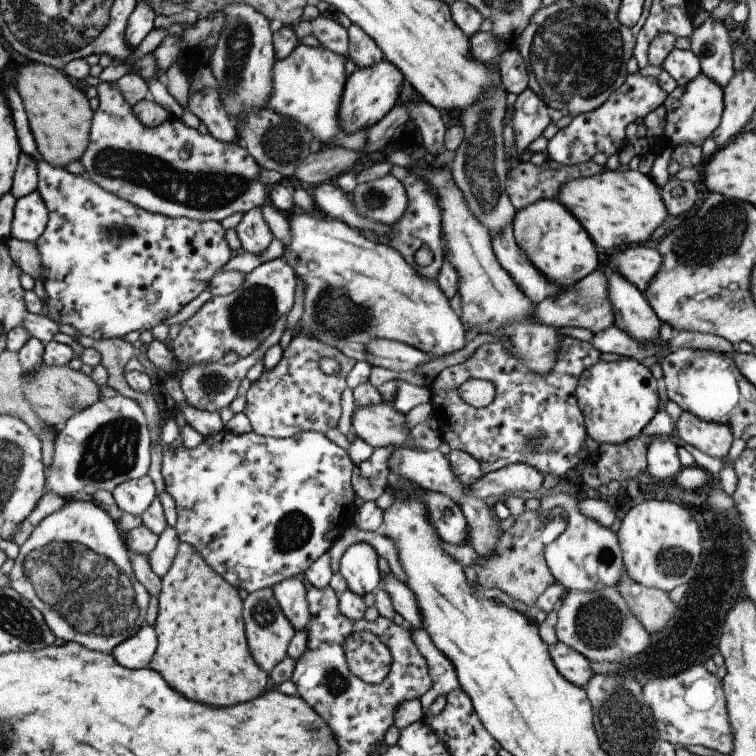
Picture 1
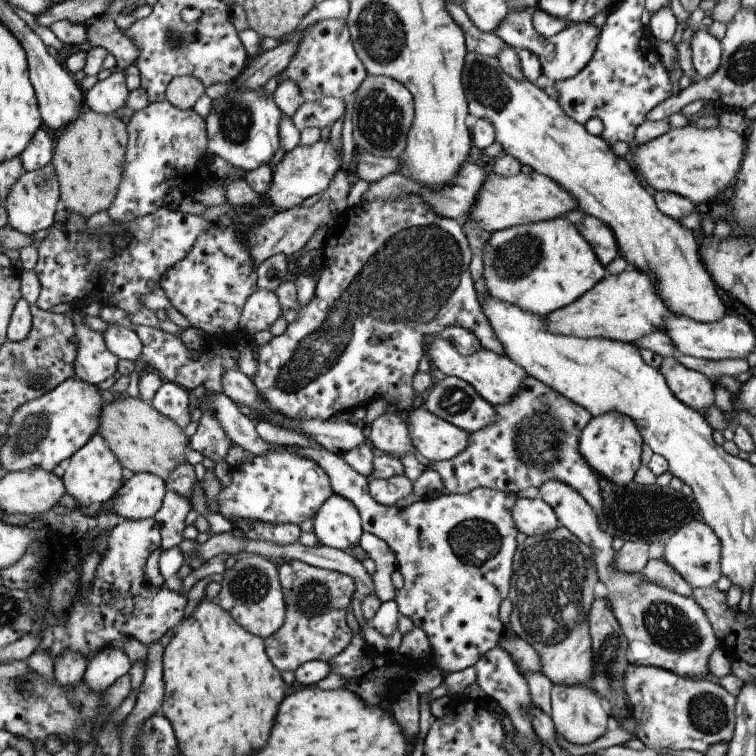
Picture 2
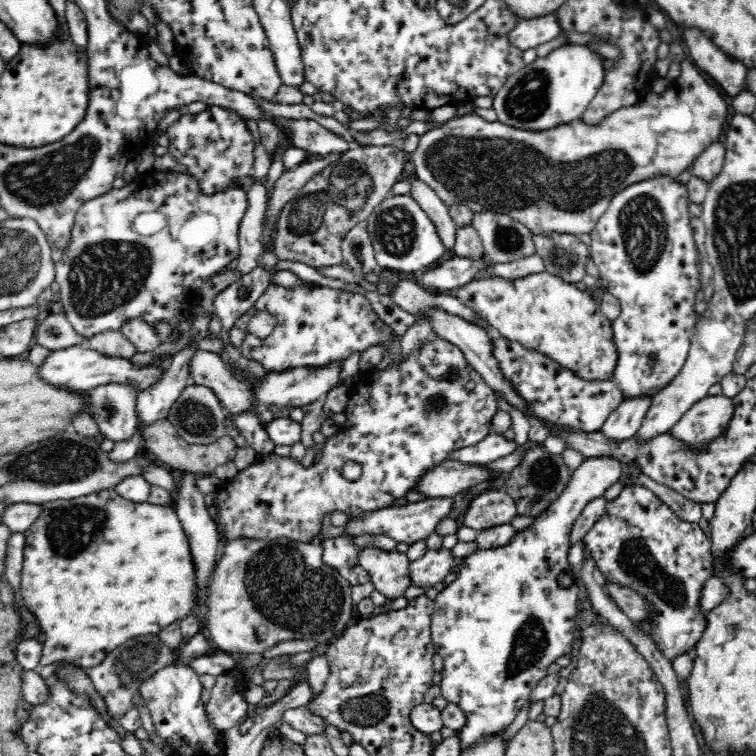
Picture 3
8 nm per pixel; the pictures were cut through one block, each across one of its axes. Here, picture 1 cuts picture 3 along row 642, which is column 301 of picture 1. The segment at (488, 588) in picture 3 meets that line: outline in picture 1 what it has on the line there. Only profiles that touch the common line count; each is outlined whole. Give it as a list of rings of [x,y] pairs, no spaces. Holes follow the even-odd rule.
[[[223,429],[220,432],[216,432],[214,436],[204,438],[202,444],[194,449],[178,446],[178,448],[170,450],[168,446],[164,446],[163,455],[162,476],[165,479],[166,492],[172,496],[176,503],[178,522],[175,530],[181,543],[190,544],[214,572],[222,576],[234,588],[246,590],[248,594],[266,588],[273,588],[285,579],[302,577],[304,572],[322,554],[329,552],[333,543],[343,534],[345,529],[354,526],[355,516],[358,513],[358,507],[355,504],[357,496],[354,490],[352,490],[351,484],[352,472],[355,471],[355,465],[352,463],[346,450],[340,448],[340,446],[320,432],[300,432],[295,436],[276,439],[274,437],[258,436],[258,434],[254,434],[253,432],[236,435]]]

